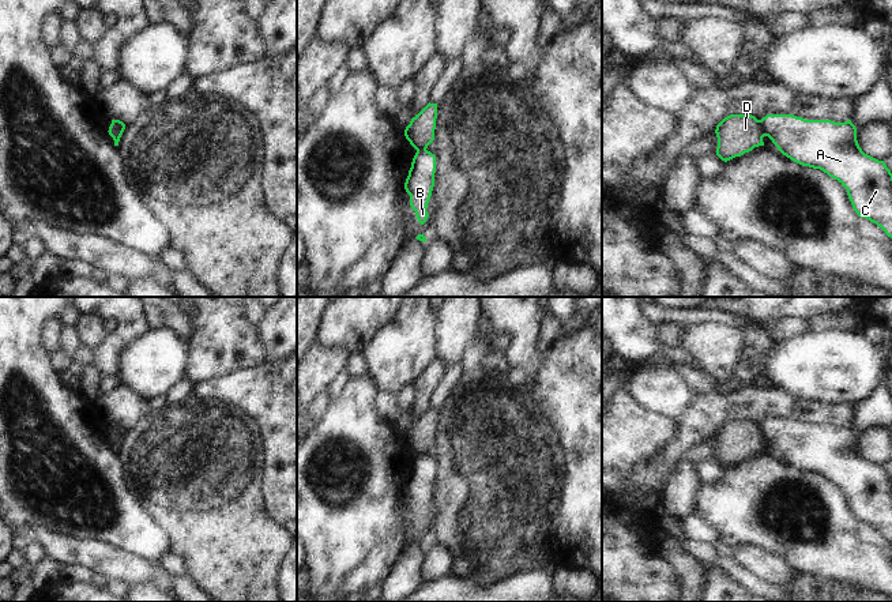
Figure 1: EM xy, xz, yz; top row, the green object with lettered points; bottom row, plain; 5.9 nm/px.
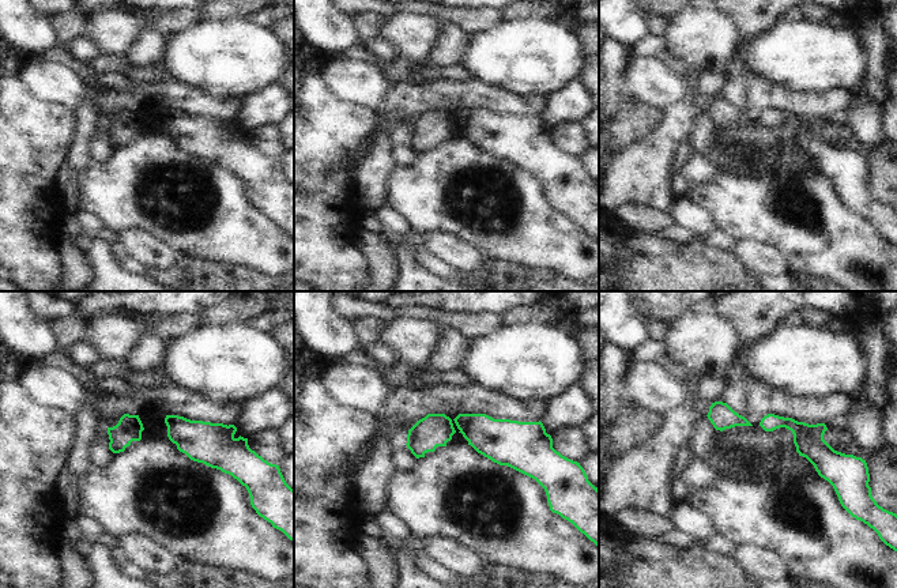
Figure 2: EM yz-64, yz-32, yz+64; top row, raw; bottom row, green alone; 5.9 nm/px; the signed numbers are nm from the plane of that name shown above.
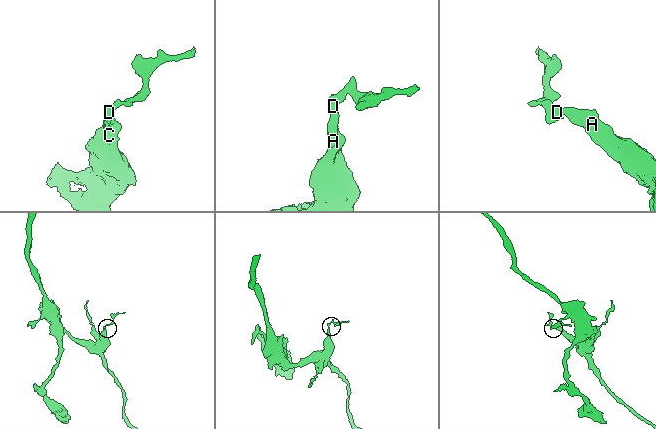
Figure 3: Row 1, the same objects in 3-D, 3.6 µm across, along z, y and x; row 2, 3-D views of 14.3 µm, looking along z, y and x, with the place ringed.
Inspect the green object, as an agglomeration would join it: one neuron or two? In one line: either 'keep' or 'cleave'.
cleave

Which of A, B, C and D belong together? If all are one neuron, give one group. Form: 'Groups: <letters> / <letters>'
Groups: A B C / D

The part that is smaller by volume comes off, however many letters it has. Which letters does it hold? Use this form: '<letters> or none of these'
D

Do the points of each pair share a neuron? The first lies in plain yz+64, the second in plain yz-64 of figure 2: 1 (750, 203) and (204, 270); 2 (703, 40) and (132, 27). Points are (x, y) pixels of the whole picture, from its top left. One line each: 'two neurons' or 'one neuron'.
1: two neurons
2: one neuron

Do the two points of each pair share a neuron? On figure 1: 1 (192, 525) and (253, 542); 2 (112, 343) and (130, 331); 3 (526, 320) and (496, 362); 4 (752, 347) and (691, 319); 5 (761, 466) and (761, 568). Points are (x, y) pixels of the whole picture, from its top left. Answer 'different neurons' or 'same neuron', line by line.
1: same neuron
2: same neuron
3: different neurons
4: different neurons
5: different neurons

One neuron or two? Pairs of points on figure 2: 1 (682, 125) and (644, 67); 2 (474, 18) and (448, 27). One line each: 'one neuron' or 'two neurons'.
1: two neurons
2: two neurons

